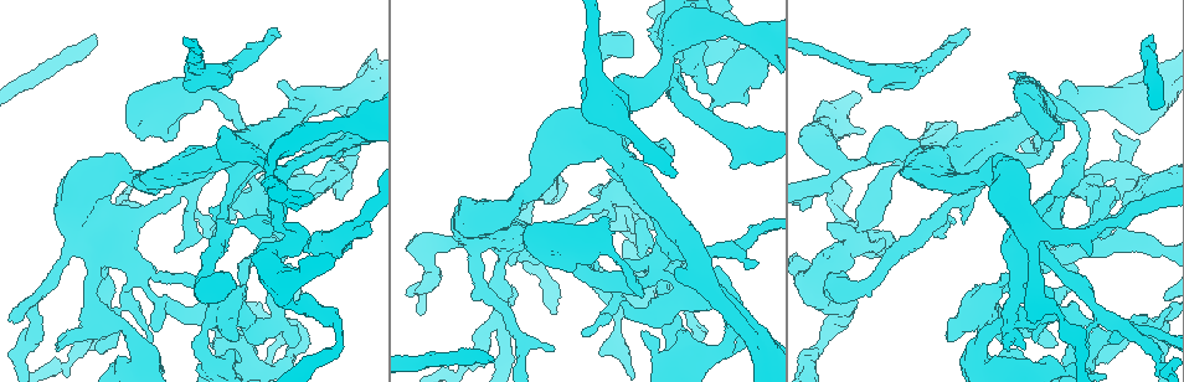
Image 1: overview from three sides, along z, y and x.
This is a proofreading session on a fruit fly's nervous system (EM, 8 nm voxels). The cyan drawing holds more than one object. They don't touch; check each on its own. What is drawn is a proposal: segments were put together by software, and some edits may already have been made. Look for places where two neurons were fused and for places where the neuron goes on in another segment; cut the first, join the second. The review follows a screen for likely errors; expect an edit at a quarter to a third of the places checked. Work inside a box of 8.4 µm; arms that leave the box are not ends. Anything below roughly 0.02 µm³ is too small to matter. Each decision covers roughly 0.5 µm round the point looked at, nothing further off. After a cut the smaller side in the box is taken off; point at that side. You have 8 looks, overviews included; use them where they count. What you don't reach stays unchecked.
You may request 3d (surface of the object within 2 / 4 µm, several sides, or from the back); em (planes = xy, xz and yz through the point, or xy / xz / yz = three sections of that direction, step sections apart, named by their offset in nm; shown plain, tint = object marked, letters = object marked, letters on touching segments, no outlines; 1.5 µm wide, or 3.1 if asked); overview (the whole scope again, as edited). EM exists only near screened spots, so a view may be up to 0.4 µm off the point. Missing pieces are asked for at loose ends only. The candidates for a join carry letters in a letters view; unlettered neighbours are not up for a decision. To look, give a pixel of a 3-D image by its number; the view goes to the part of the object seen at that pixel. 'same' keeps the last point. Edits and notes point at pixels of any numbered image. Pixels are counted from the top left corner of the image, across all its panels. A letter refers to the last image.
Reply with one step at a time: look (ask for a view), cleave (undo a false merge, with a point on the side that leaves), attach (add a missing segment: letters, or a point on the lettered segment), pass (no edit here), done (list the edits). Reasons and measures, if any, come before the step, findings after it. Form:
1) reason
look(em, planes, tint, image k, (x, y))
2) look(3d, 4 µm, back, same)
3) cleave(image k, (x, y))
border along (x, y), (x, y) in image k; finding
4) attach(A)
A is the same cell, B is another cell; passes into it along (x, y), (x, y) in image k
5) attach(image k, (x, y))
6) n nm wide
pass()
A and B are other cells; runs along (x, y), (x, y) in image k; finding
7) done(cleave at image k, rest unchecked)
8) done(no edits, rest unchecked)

branch stops here
look(em, xz, step 8, letters, image 1, (1151, 37))

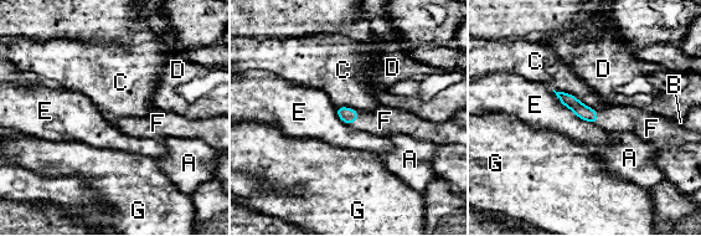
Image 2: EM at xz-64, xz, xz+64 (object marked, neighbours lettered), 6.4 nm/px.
attach(F)
F is the same cell, A, B, C, D, E and G are other cells; passes into it along (586, 113), (598, 117), (613, 119) in image 2; it goes on there

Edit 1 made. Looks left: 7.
redraw
look(overview)

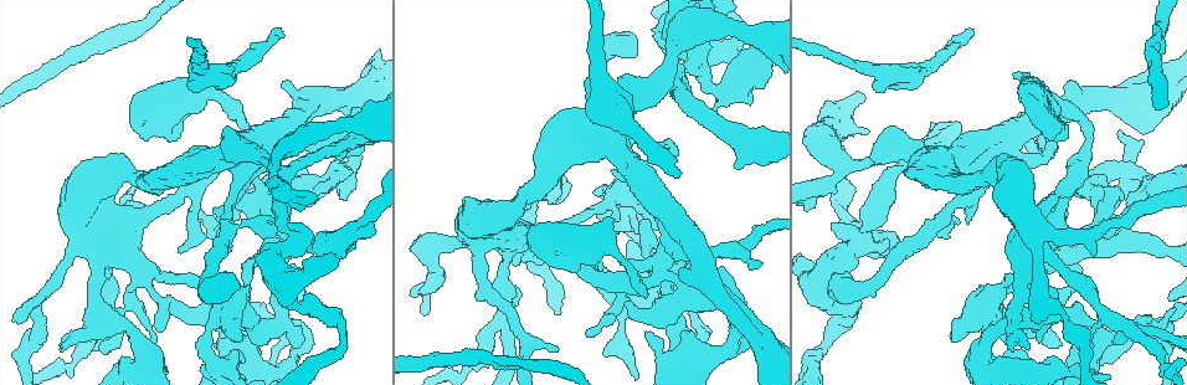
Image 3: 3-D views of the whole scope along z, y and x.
sharp bend
look(3d, 4 µm, back, image 3, (218, 226))

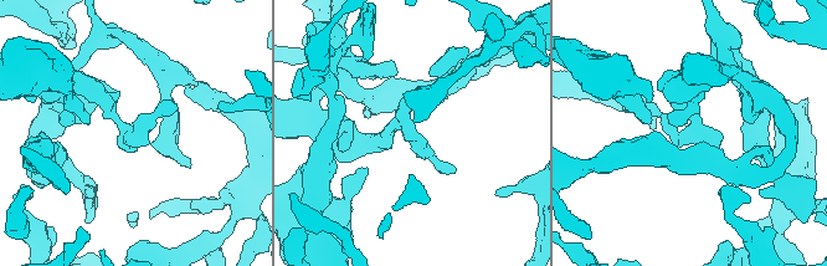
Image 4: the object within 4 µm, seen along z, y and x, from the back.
look(em, xy, step 4, tint, image 4, (692, 130))

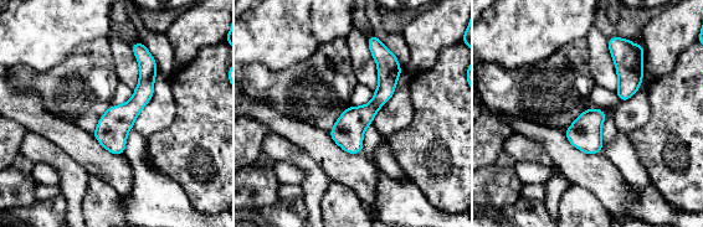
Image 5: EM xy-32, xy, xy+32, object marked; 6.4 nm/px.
look(em, planes, letters, same)

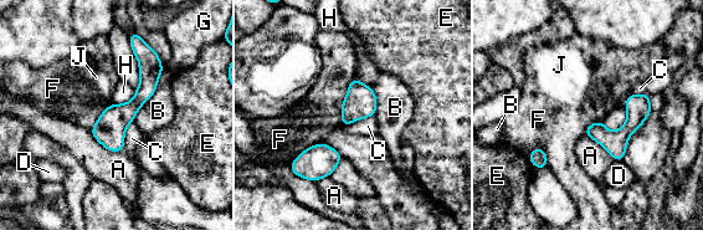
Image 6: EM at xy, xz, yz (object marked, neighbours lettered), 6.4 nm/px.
pass()
A, B, C, D, E, F, G, H and J are other cells; runs along (140, 51), (147, 88), (113, 148) in image 6; all the same neuron

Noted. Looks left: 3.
branch stops here
look(em, planes, tint, image 3, (974, 31))

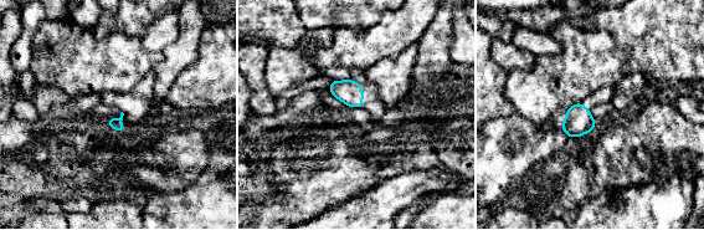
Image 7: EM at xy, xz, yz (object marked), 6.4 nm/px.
look(em, planes, letters, same)

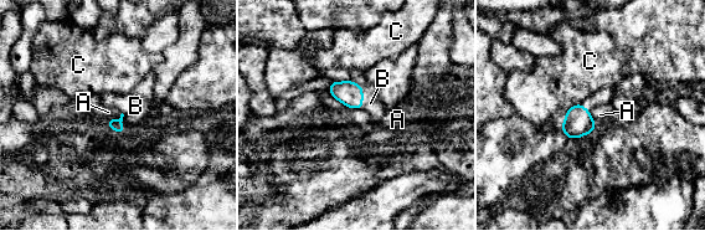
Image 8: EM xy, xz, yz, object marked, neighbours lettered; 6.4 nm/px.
attach(B)
B is the same cell, A and C are other cells; passes into it along (349, 93), (363, 97), (371, 103) in image 8; the neuron continues

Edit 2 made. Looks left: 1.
done(attach at image 2, attach at image 8, rest unchecked)

